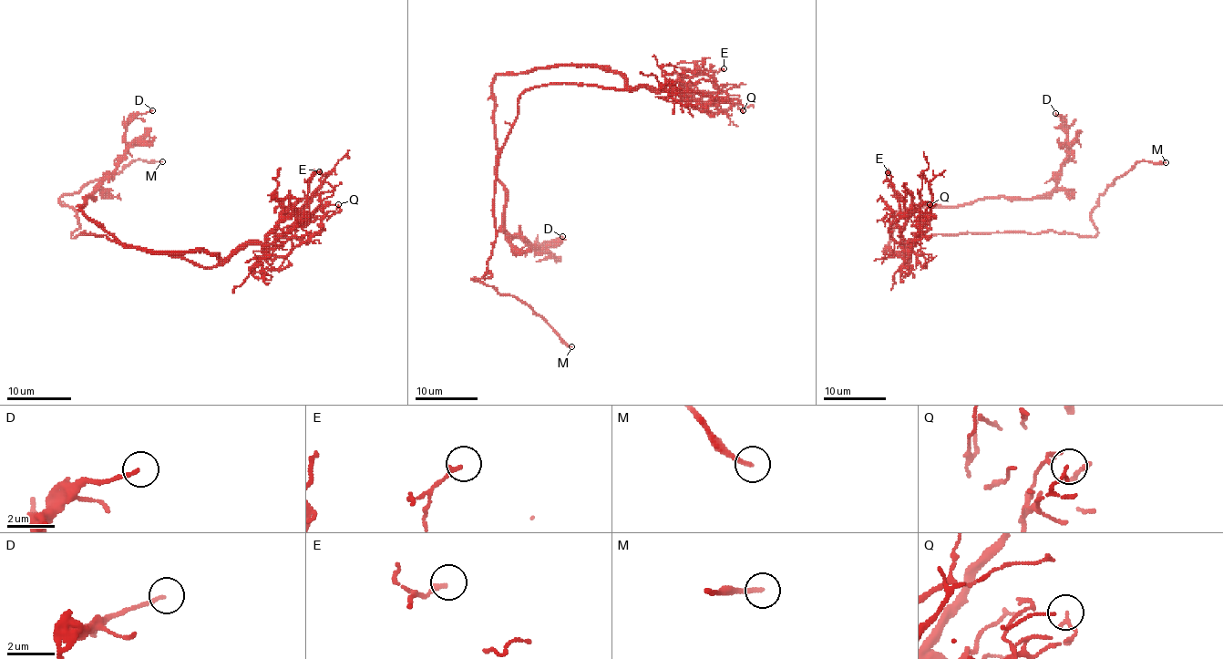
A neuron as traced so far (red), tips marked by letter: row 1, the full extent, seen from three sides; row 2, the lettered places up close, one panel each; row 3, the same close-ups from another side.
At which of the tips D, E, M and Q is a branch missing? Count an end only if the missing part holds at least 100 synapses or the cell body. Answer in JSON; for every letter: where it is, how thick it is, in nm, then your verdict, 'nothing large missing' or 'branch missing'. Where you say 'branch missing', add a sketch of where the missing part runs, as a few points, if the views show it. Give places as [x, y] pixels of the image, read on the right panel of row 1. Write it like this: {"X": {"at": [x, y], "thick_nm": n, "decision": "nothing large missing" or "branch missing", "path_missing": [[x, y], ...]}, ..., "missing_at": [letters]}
{"D": {"at": [1055, 113], "thick_nm": 140, "decision": "nothing large missing"}, "E": {"at": [888, 172], "thick_nm": 170, "decision": "nothing large missing"}, "M": {"at": [1166, 162], "thick_nm": 190, "decision": "branch missing"}, "Q": {"at": [930, 204], "thick_nm": 140, "decision": "nothing large missing"}, "missing_at": ["M"]}

